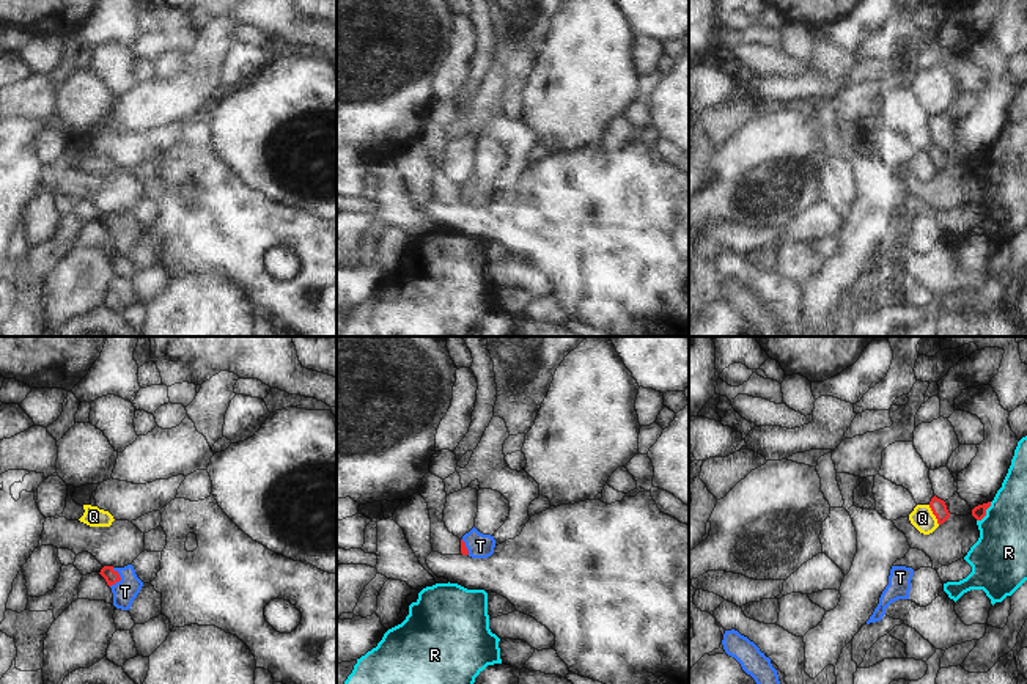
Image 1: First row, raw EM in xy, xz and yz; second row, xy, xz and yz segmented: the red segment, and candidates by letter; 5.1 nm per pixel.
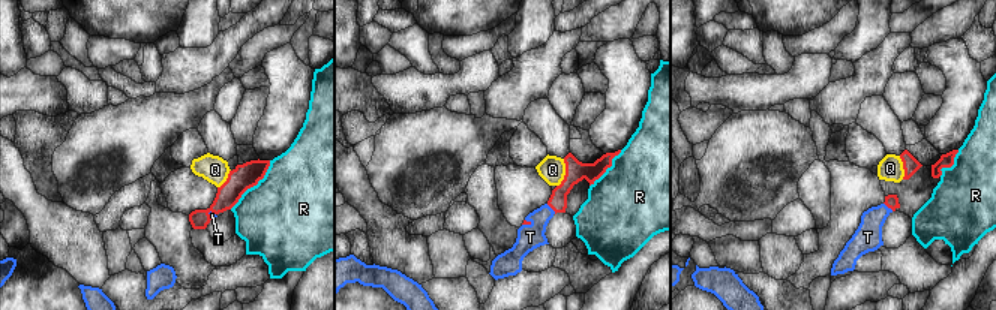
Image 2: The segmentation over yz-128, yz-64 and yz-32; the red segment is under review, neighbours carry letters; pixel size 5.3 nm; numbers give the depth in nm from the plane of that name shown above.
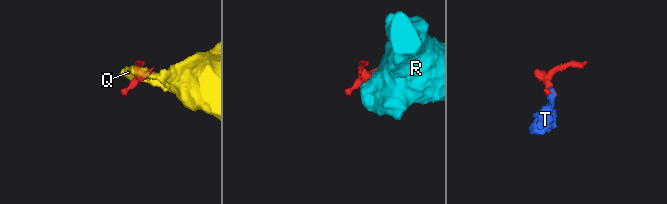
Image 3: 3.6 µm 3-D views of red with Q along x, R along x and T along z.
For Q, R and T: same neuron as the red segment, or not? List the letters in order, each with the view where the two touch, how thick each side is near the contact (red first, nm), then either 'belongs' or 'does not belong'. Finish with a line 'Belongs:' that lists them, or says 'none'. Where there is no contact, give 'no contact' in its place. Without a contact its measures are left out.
Q: meets red in yz; 80 nm thick on the red side, 120 nm on the other; does not belong
R: meets red in yz; 70 nm thick on the red side, 280 nm on the other; does not belong
T: meets red in xy; 70 nm thick on the red side, 120 nm on the other; belongs
Belongs: T

